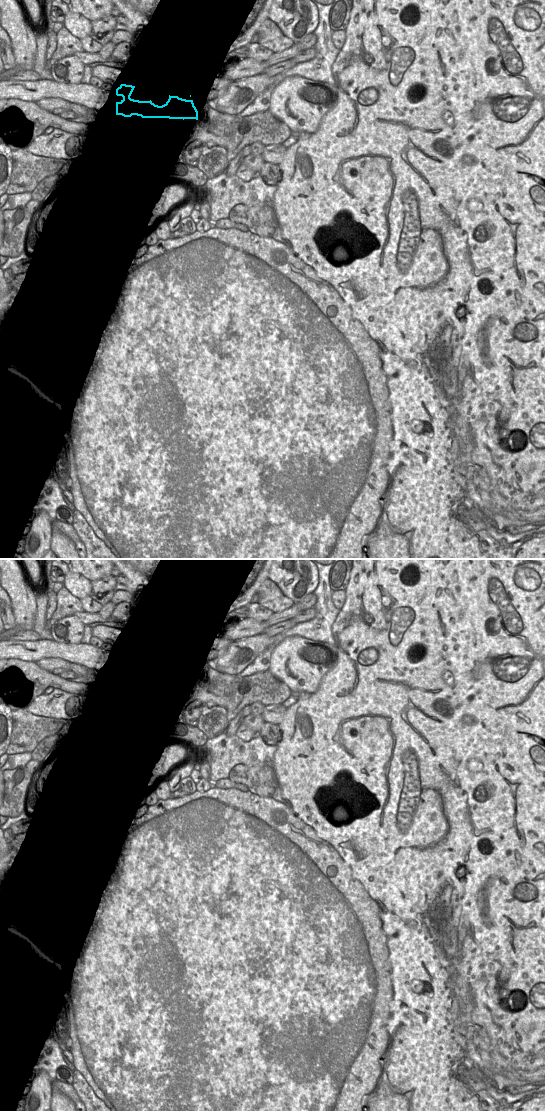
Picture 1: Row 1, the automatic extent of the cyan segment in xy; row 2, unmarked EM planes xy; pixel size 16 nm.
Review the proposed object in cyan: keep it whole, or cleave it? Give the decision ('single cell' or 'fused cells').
fused cells

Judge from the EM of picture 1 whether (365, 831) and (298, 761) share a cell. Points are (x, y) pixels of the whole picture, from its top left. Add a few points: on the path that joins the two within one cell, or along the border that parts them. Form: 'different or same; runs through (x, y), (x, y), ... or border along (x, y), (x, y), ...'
same; runs through (341, 828), (318, 812), (312, 785)

